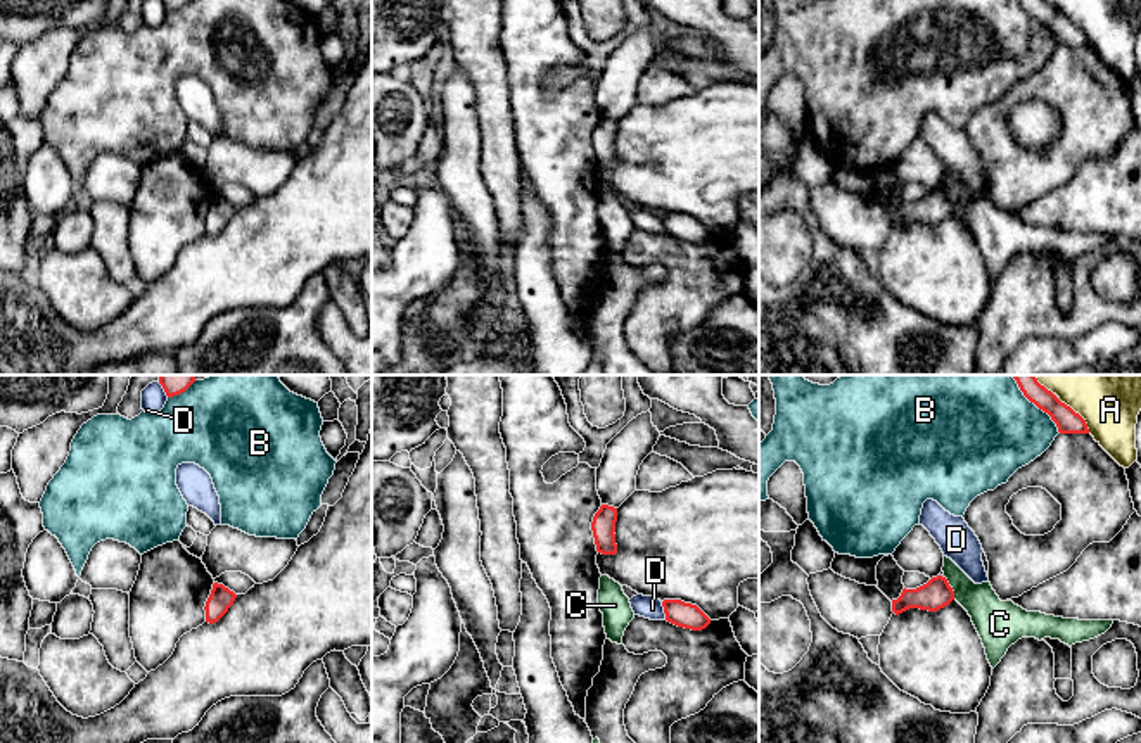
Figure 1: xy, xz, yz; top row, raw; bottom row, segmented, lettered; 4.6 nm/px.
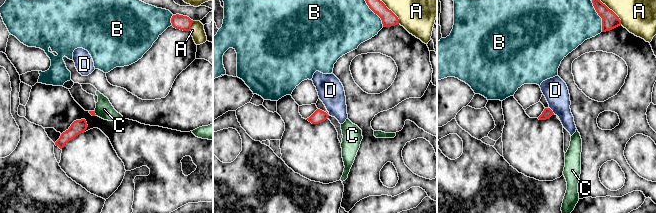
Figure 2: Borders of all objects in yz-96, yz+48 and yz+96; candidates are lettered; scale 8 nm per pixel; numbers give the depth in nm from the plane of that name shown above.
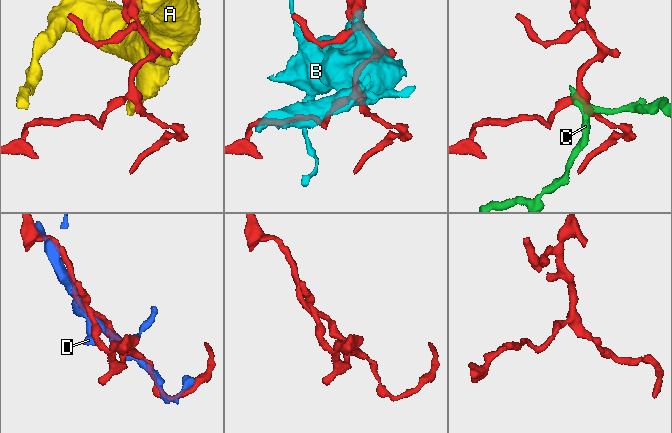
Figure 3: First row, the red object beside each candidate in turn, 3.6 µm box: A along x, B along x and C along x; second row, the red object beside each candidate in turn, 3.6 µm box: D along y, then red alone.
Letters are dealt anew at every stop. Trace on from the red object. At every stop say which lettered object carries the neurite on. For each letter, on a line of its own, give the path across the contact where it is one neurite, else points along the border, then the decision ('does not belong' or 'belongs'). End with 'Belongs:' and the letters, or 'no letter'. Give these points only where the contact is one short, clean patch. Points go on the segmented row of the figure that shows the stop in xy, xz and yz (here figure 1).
A: does not belong
B: does not belong
C: border along yz (944, 576), (955, 598); does not belong
D: does not belong
Belongs: no letter

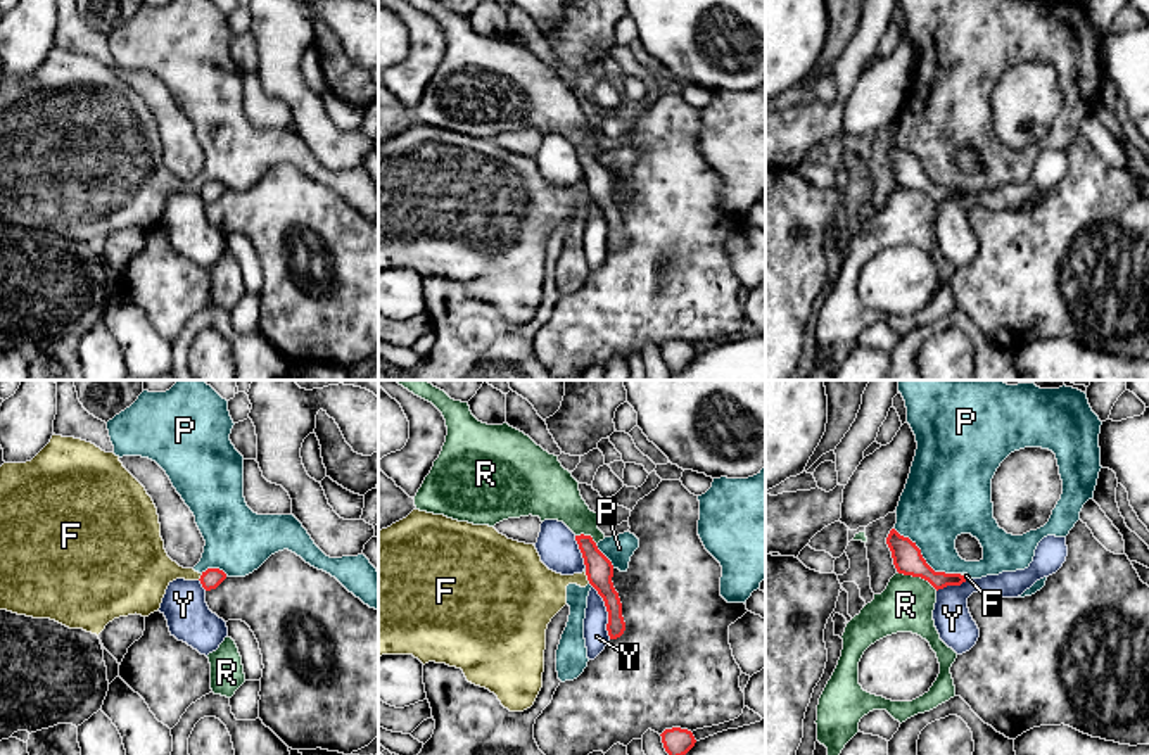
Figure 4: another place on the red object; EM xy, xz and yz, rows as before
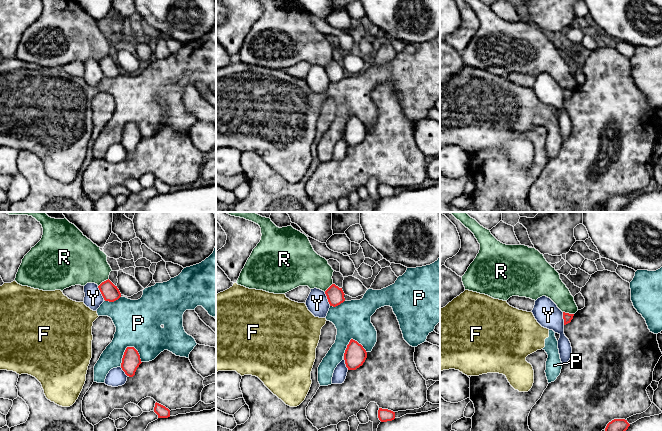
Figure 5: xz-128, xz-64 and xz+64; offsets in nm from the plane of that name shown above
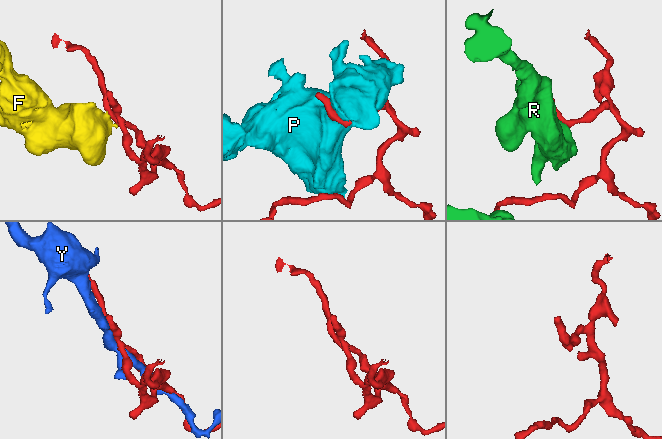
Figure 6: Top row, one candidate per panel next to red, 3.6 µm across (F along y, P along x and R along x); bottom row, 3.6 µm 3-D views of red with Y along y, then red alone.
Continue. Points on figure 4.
F: border along xz (584, 572), (590, 583); does not belong
P: does not belong
R: does not belong
Y: does not belong
Belongs: no letter

